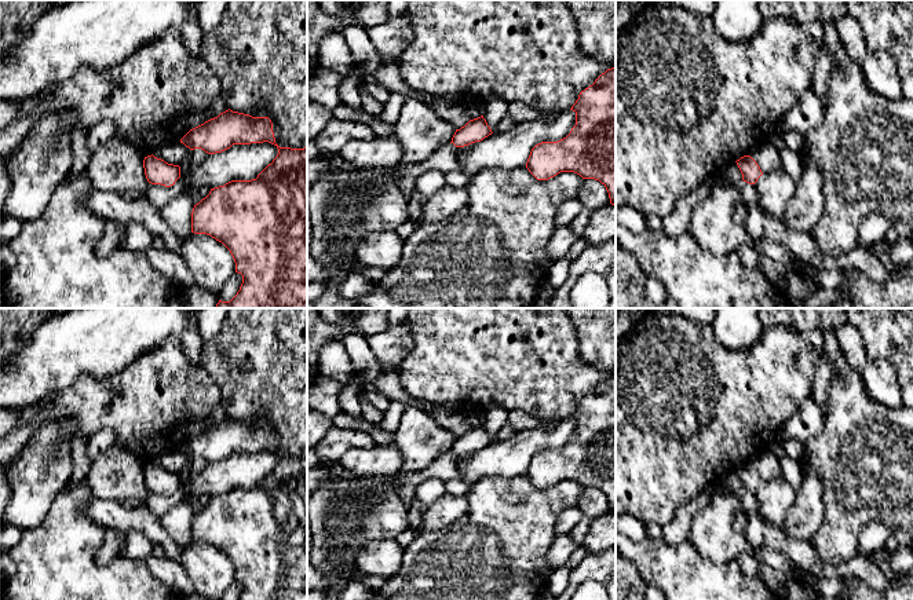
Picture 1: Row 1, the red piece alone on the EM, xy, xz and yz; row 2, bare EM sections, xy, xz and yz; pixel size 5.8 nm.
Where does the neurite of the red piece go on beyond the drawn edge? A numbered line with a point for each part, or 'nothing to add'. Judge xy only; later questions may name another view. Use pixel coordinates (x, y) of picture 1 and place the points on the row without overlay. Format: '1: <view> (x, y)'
nothing to add

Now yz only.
nothing to add

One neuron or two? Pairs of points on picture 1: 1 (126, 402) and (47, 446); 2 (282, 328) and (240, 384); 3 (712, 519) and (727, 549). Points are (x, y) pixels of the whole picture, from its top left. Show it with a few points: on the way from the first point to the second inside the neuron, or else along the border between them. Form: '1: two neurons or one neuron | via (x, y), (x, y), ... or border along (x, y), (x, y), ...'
1: two neurons | border along (73, 417), (59, 414), (44, 420), (39, 425)
2: one neuron | via (282, 341), (254, 370)
3: one neuron | via (712, 526), (712, 534), (720, 542)

